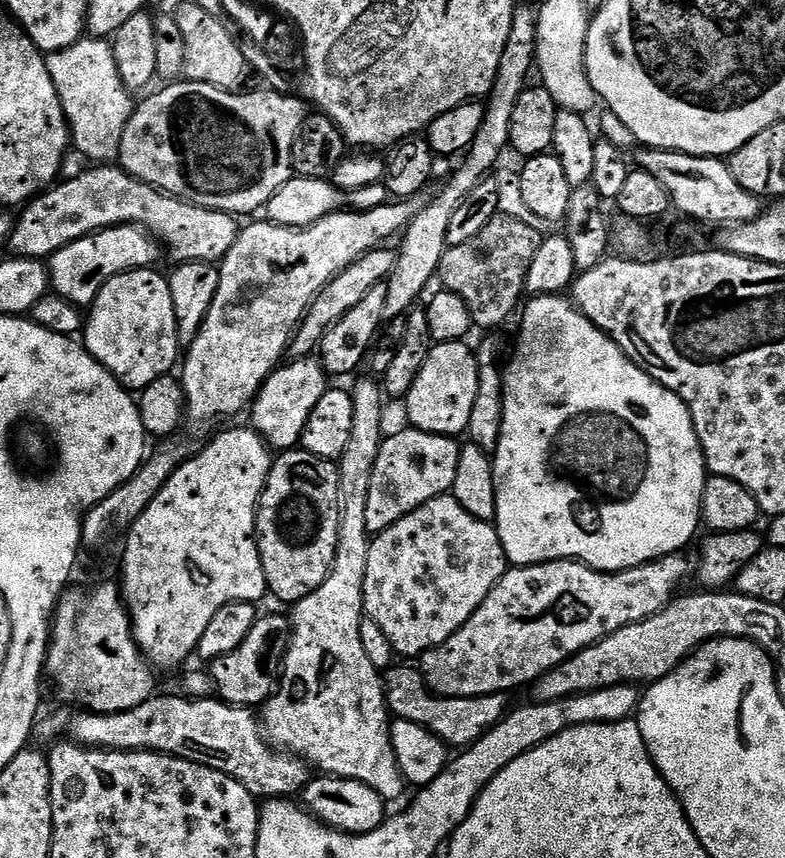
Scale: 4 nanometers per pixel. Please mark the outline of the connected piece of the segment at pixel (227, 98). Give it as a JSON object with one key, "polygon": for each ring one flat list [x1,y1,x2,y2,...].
{"polygon":[[193,80,169,83,164,86,161,92,154,93,149,100,144,100,141,104,139,101,135,105,130,122,122,134,122,146,118,157,119,167,123,168,125,172,129,172,134,178,160,189,161,192,166,192,169,196,176,196,179,200,185,200,188,204,196,204,199,208,212,208,215,212,230,212,233,214,260,212,268,200,294,176,292,147,294,146,294,138,304,121,306,109,304,109,305,101,303,99,301,99,302,101,295,100,296,96,292,94,281,94,271,90,263,90,264,92,248,91,224,92,220,88,215,88,209,84,199,84]]}

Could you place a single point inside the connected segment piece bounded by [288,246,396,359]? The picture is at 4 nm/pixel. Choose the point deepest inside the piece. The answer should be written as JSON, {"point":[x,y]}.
{"point":[345,291]}

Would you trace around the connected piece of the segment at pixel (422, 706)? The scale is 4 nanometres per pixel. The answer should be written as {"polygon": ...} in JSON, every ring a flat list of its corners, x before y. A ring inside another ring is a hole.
{"polygon":[[393,666,387,669,383,677,384,694,391,715,397,720,414,722,422,726,447,744,449,749,463,750,474,742,478,742,510,711,509,697,503,692,495,692,489,696,471,696,458,698,457,696,437,696,424,683,424,676,415,667,399,668]]}

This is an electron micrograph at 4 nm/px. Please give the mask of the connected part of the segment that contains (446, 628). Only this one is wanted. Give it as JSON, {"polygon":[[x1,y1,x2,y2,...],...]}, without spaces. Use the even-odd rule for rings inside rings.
{"polygon":[[451,494,439,496,426,502,421,508,416,508,410,514,406,514,398,522,394,522,385,532,377,532,371,537,366,558,366,578,364,579,365,617,372,620,374,626,378,626,378,630,382,630,382,634,386,634,386,642,390,644,397,657,419,658,431,648,437,648,439,644,450,639,471,618,474,610,478,610,478,606,482,606,482,602,486,602,486,594,490,594,490,590,494,590,494,586,504,577,504,573,508,571,509,567,508,555,496,532,495,523,474,518,474,514,466,514,466,510,462,510,462,506,458,506,458,502]]}

